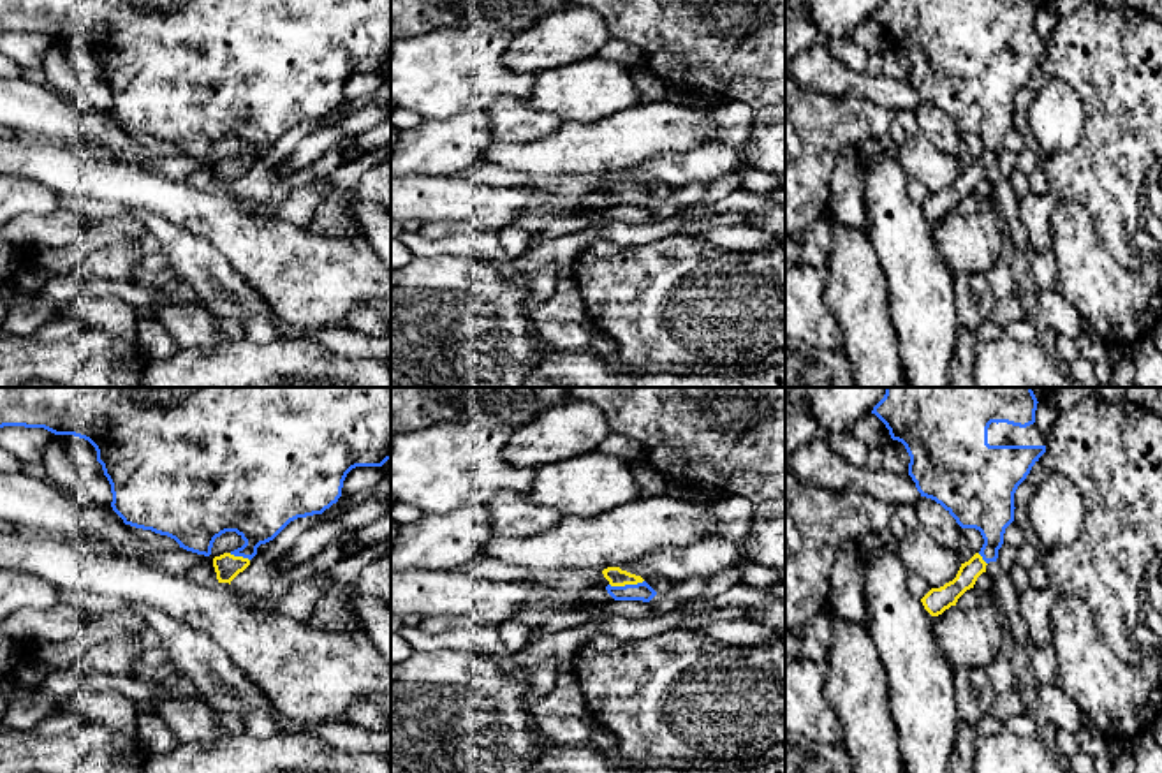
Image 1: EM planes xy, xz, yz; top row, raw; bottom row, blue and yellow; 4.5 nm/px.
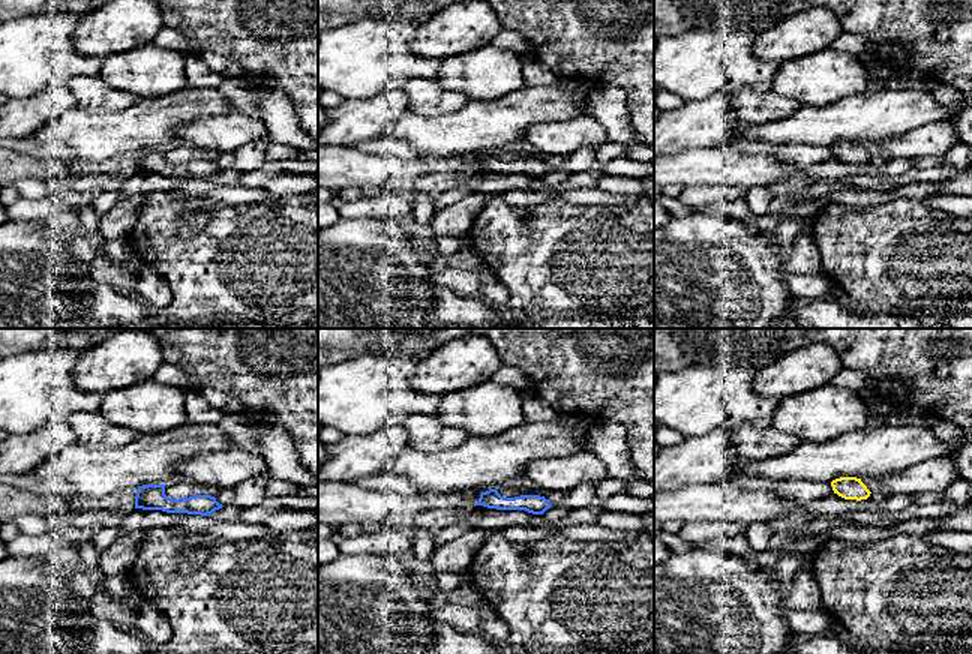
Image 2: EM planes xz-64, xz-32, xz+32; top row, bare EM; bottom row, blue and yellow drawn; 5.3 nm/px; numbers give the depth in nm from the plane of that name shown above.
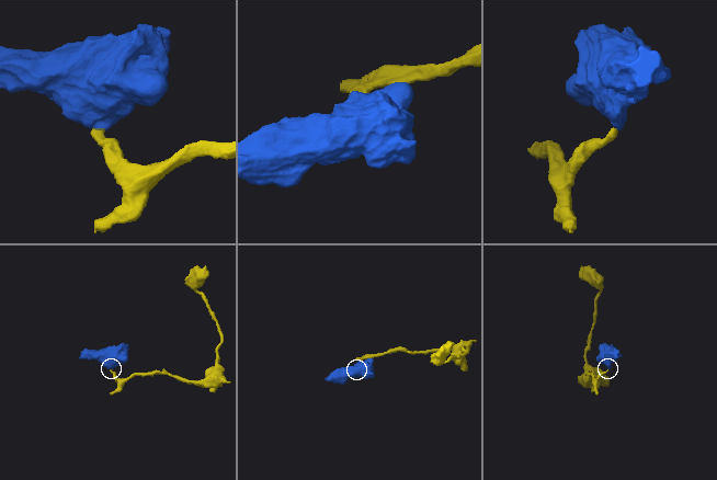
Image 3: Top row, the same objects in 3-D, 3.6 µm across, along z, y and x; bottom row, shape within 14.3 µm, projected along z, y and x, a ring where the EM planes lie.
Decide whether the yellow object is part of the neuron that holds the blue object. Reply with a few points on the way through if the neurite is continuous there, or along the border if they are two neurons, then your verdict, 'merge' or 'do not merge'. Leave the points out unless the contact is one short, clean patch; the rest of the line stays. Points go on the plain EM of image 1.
way xz (643, 198), (625, 191), (613, 180); merge

